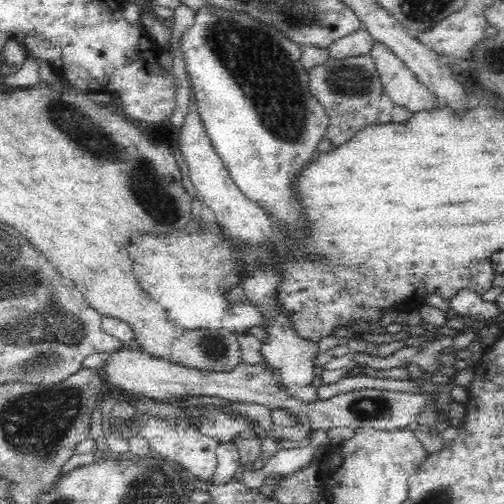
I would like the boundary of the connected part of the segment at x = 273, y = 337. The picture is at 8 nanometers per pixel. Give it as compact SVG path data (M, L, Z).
M278 315L271 326L271 329L266 329L269 337L263 340L264 362L276 371L274 376L286 385L288 395L306 403L317 401L317 387L312 383L315 369L313 361L319 354L317 344L297 338L282 315Z

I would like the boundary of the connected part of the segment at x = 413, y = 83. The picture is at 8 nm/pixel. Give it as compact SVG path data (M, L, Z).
M376 43L370 55L377 66L385 93L392 102L408 109L412 114L440 108L434 94L418 82L402 59L382 43Z

